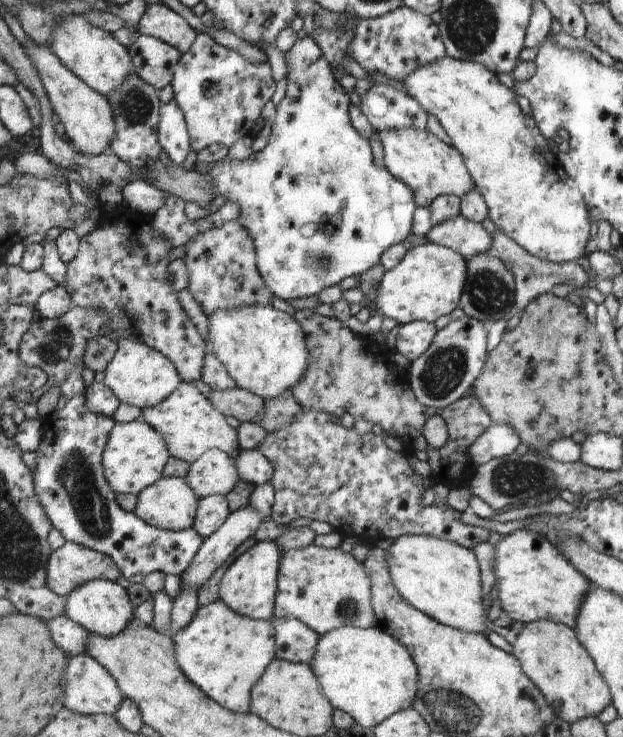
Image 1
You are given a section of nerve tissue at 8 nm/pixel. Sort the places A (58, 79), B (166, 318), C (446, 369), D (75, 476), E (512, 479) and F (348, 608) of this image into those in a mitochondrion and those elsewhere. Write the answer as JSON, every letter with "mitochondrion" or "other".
{"A":"other","B":"mitochondrion","C":"mitochondrion","D":"mitochondrion","E":"mitochondrion","F":"mitochondrion"}

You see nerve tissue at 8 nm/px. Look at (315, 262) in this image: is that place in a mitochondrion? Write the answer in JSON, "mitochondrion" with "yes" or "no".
{"mitochondrion":"yes"}

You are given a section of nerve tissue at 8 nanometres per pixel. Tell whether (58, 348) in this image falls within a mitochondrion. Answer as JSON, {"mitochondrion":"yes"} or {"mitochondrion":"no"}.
{"mitochondrion":"yes"}

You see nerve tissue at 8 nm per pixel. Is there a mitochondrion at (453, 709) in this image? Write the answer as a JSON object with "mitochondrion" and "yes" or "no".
{"mitochondrion":"yes"}

